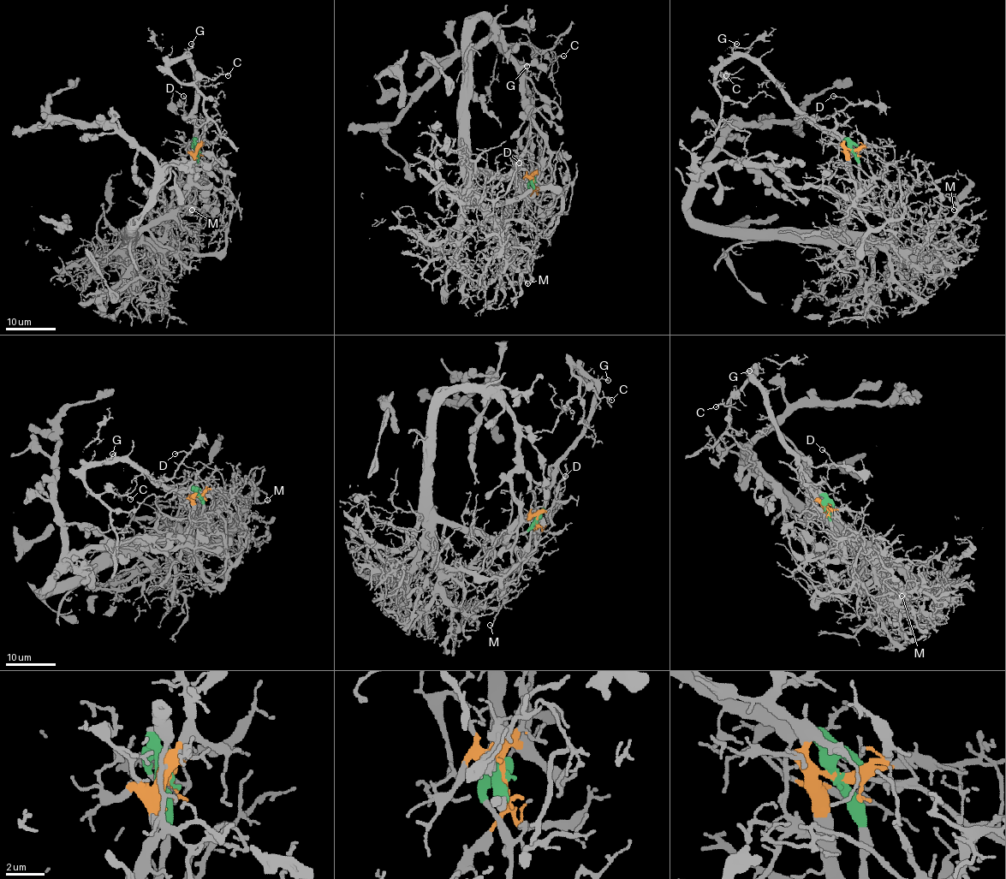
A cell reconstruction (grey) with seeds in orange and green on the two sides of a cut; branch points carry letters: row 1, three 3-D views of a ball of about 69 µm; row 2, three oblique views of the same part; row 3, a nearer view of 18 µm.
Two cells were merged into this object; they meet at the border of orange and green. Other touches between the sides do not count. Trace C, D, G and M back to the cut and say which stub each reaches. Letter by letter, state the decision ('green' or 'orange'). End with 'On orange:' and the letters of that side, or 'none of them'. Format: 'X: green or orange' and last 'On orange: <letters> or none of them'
C: green
D: green
G: green
M: orange
On orange: M

